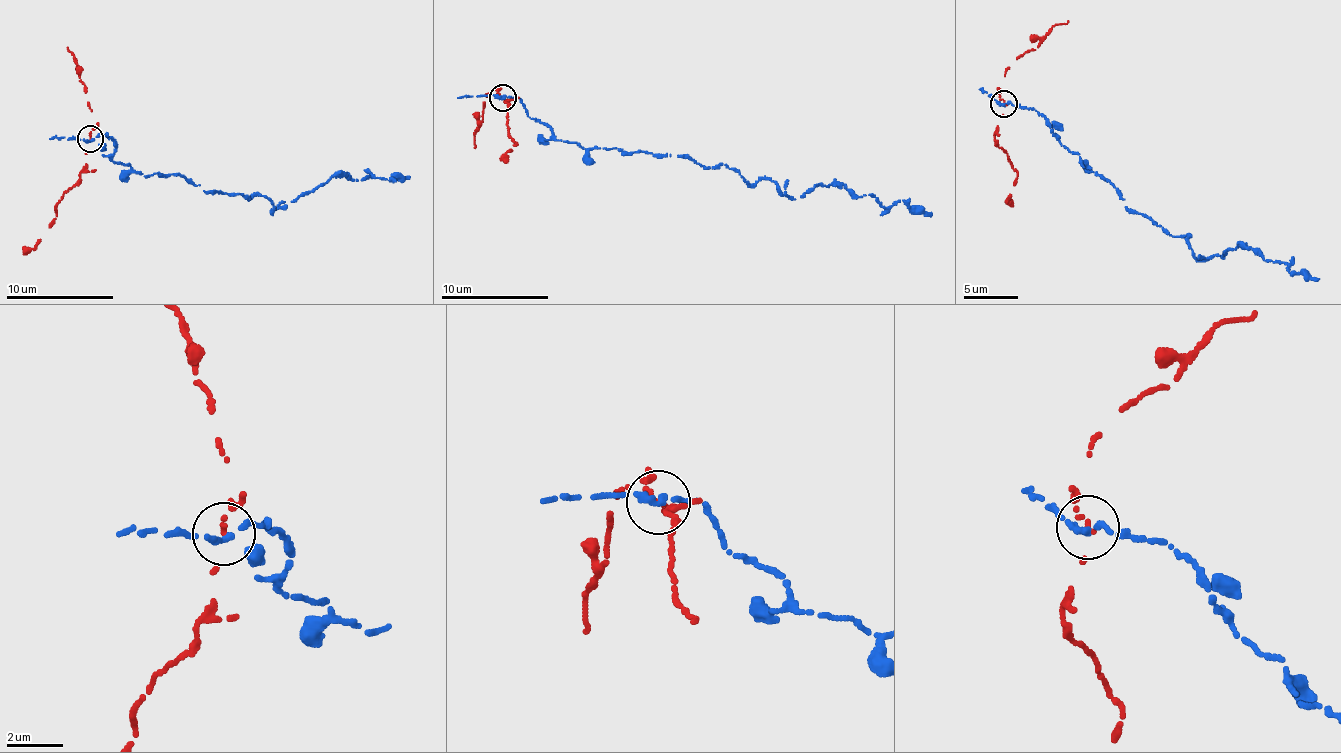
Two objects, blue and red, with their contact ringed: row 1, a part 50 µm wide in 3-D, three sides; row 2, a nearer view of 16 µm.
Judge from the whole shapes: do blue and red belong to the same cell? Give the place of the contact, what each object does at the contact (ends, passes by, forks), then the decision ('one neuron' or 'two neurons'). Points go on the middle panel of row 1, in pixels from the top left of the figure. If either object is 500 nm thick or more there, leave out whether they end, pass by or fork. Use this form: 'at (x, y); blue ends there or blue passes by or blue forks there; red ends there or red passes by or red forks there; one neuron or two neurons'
at (502, 98); blue passes by; red ends there; two neurons

